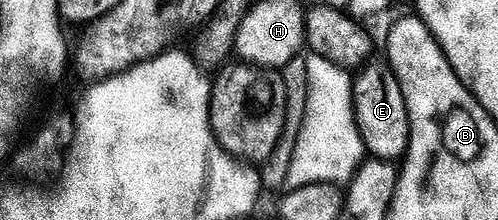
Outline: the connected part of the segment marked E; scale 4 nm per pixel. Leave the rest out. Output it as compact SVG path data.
M383 60L373 61L368 61L353 78L356 124L359 125L366 153L372 159L399 160L406 155L407 146L411 142L411 125L405 96L390 65Z

